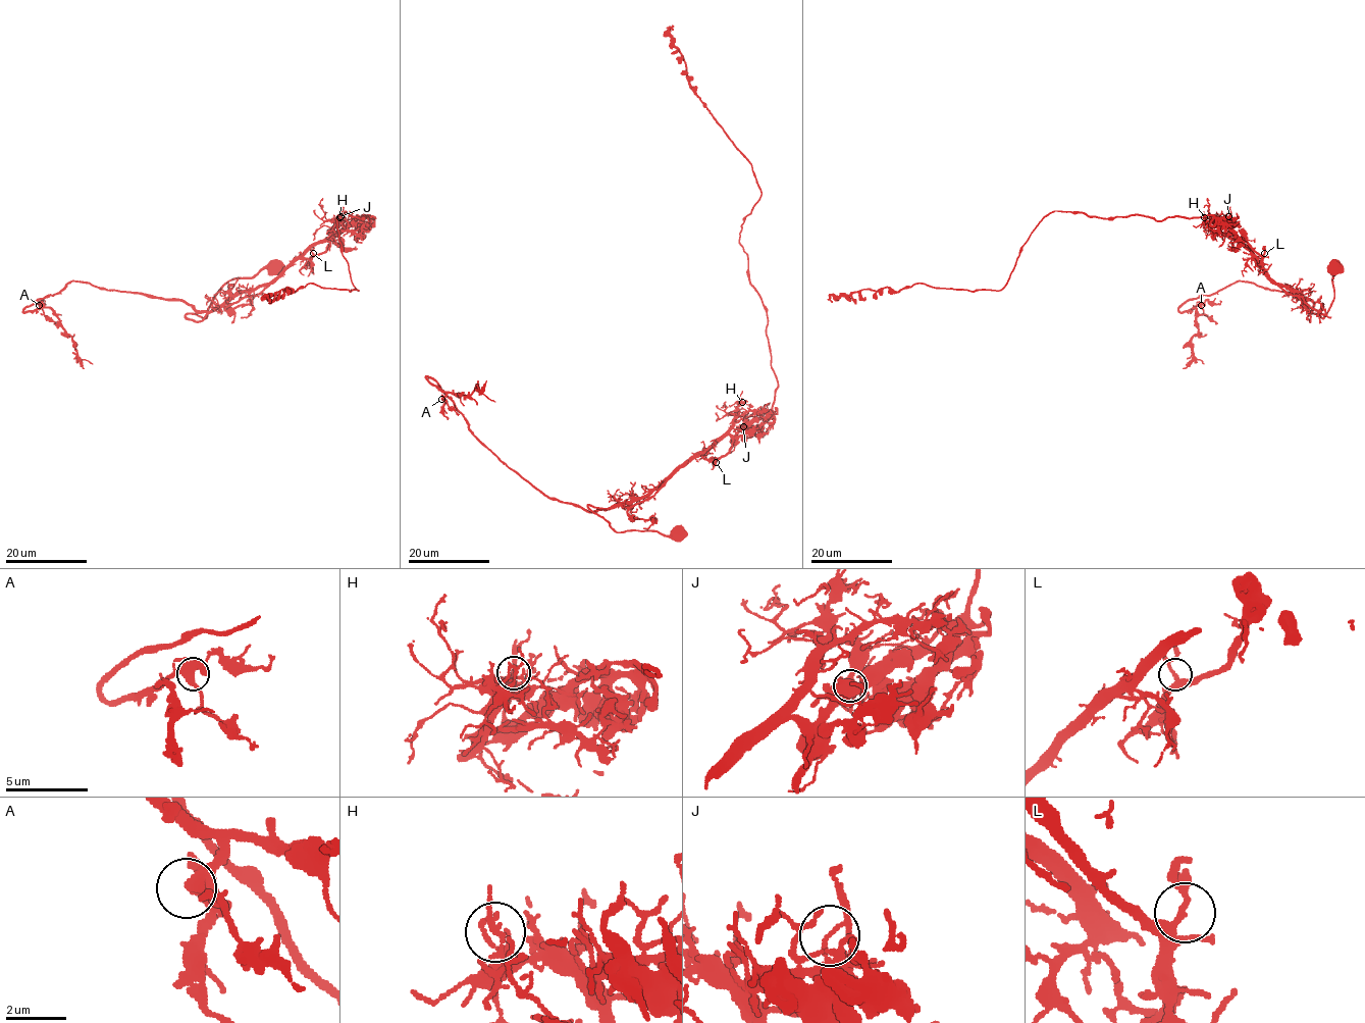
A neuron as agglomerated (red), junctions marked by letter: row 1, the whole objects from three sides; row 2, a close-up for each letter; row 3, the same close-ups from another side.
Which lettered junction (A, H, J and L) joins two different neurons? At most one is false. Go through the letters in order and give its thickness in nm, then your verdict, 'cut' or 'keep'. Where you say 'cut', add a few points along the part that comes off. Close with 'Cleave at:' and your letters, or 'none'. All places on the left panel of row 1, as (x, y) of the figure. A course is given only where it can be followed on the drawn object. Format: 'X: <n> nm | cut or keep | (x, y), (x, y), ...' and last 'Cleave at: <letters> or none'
A: 360 nm | keep
H: 150 nm | keep
J: 120 nm | cut | (340, 216), (327, 237), (269, 283), (208, 311), (75, 280), (23, 310), (49, 307), (77, 355), (93, 363)
L: 260 nm | keep
Cleave at: J

